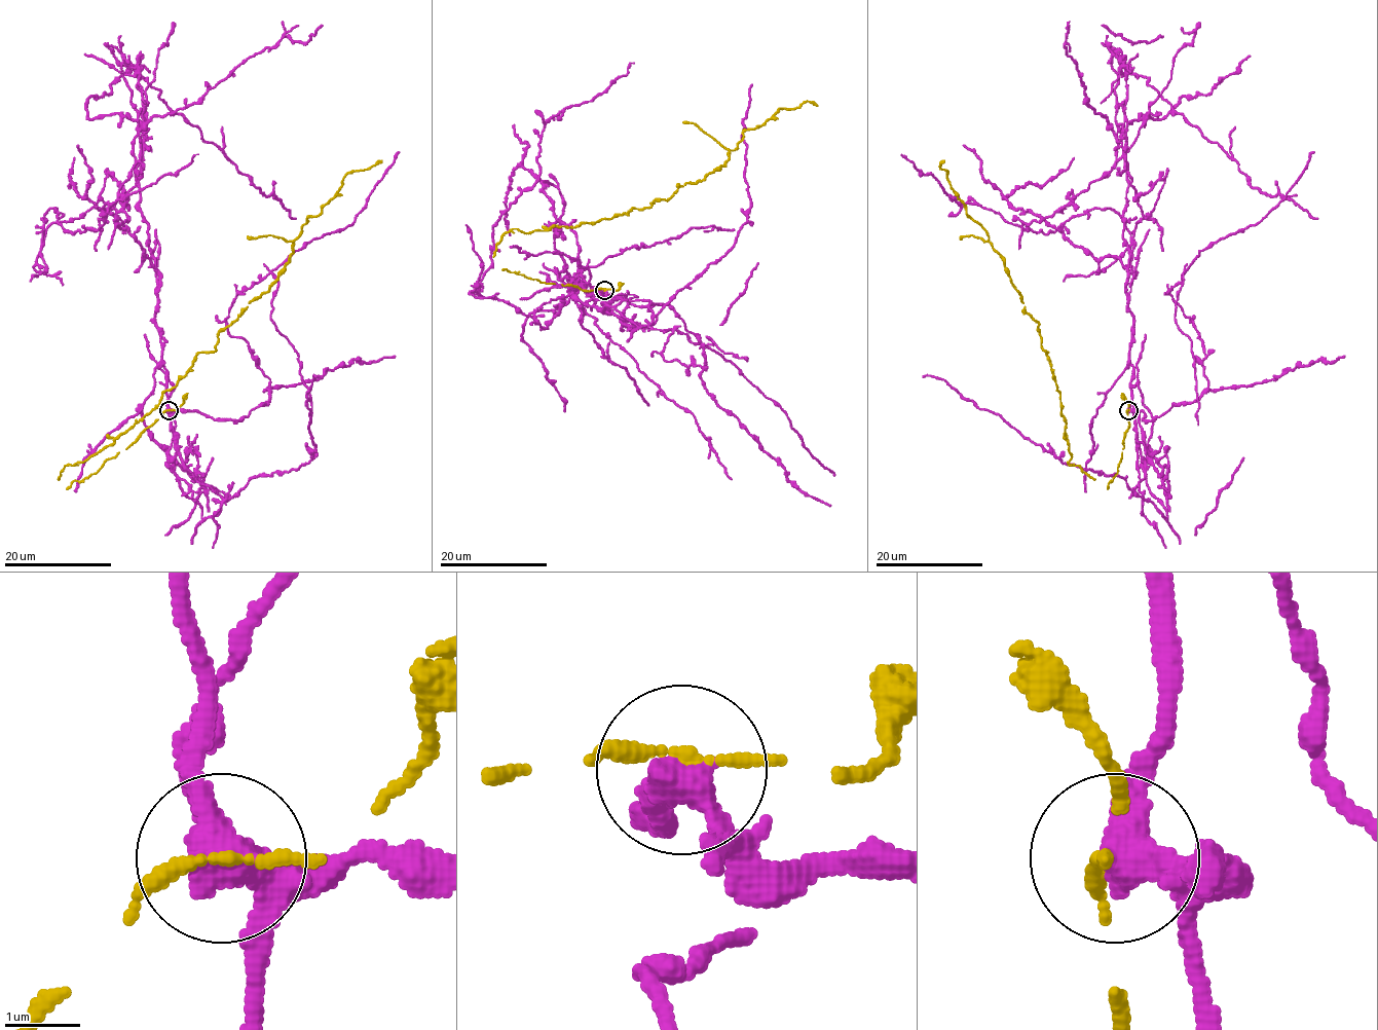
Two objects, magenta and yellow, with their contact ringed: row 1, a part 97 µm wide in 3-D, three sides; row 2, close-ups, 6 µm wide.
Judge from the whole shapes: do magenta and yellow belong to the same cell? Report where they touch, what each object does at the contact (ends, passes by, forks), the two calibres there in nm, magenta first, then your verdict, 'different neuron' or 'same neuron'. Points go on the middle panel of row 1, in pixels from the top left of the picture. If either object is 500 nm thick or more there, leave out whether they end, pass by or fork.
place (604, 290); magenta passes by; yellow ends; calibres 460 and 220 nm; different neuron

